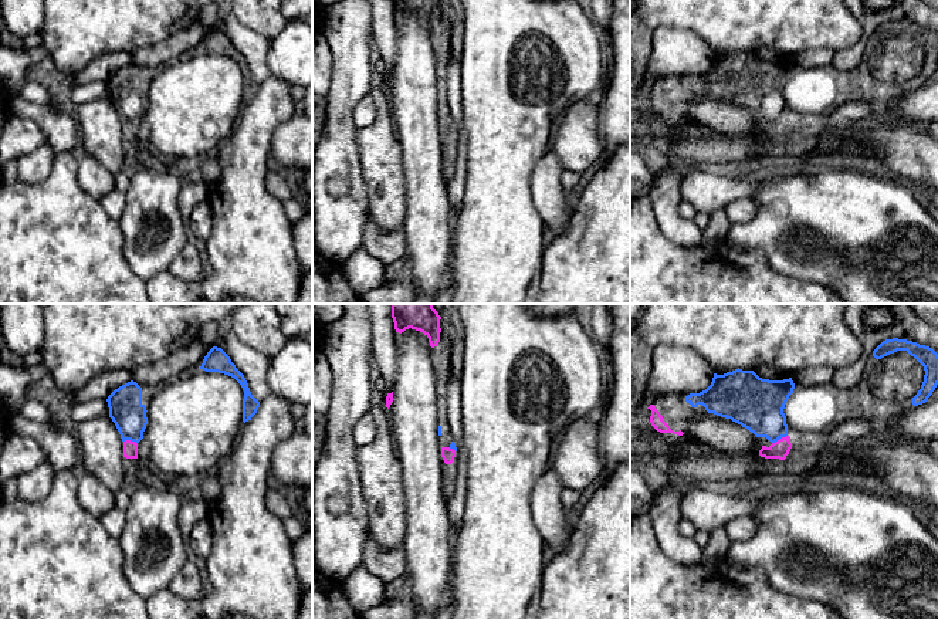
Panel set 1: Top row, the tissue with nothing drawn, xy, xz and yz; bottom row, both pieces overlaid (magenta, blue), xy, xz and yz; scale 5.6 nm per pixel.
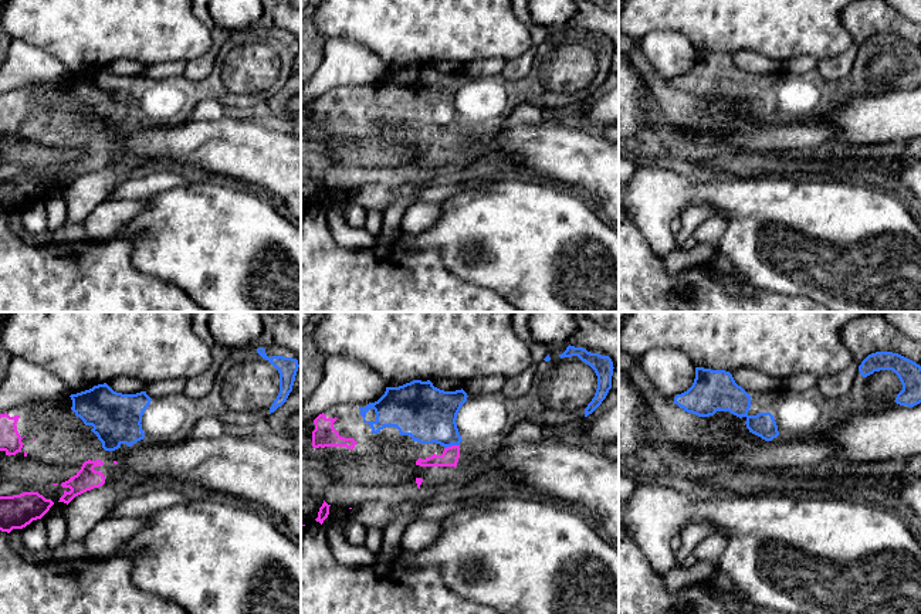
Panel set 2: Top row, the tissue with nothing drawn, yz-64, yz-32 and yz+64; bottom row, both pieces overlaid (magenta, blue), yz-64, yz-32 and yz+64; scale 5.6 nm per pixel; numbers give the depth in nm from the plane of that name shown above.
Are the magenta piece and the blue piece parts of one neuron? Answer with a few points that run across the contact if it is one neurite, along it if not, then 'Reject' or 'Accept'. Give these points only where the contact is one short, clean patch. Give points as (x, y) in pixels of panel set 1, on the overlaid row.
Line: yz (779, 449), (779, 439), (774, 426), (755, 403). Accept

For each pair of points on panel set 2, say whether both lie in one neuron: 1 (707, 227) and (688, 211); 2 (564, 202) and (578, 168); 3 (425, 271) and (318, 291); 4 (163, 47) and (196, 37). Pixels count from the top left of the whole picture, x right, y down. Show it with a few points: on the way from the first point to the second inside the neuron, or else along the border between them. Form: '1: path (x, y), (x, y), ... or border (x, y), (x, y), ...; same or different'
1: border (714, 213), (691, 234); different
2: border (548, 180), (572, 187), (588, 196); different
3: path (398, 291), (345, 291); same
4: path (172, 38), (188, 37); same

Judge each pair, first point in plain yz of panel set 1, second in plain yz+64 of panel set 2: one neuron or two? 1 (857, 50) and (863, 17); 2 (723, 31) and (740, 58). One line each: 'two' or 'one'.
1: one
2: two

